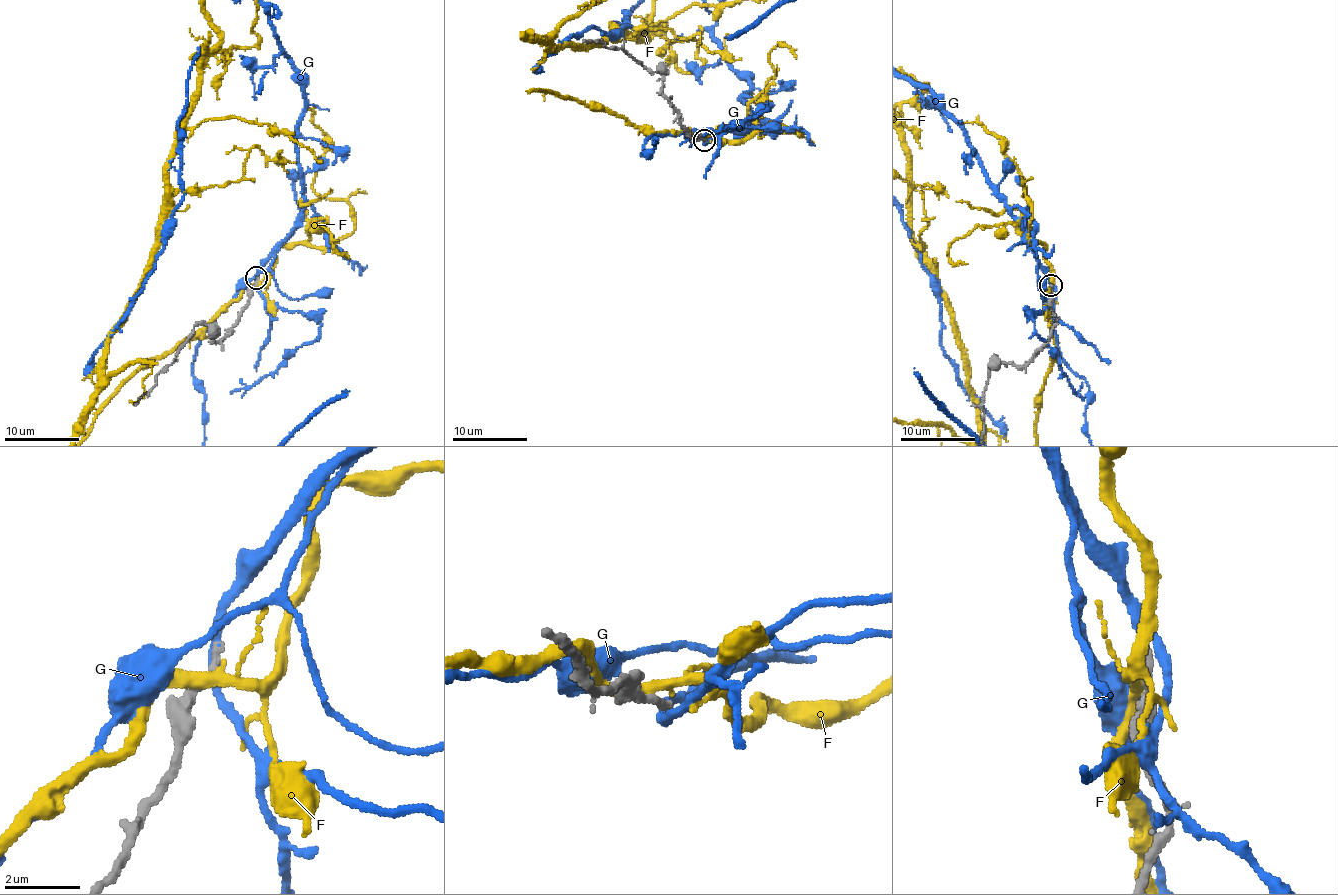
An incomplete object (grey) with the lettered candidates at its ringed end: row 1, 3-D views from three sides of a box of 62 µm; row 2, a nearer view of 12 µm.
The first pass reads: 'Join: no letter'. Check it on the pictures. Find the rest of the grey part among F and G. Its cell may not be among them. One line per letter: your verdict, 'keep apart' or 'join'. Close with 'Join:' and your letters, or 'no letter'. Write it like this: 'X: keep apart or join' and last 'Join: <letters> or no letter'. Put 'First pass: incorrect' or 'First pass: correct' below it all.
F: keep apart
G: join
Join: G
First pass: incorrect

